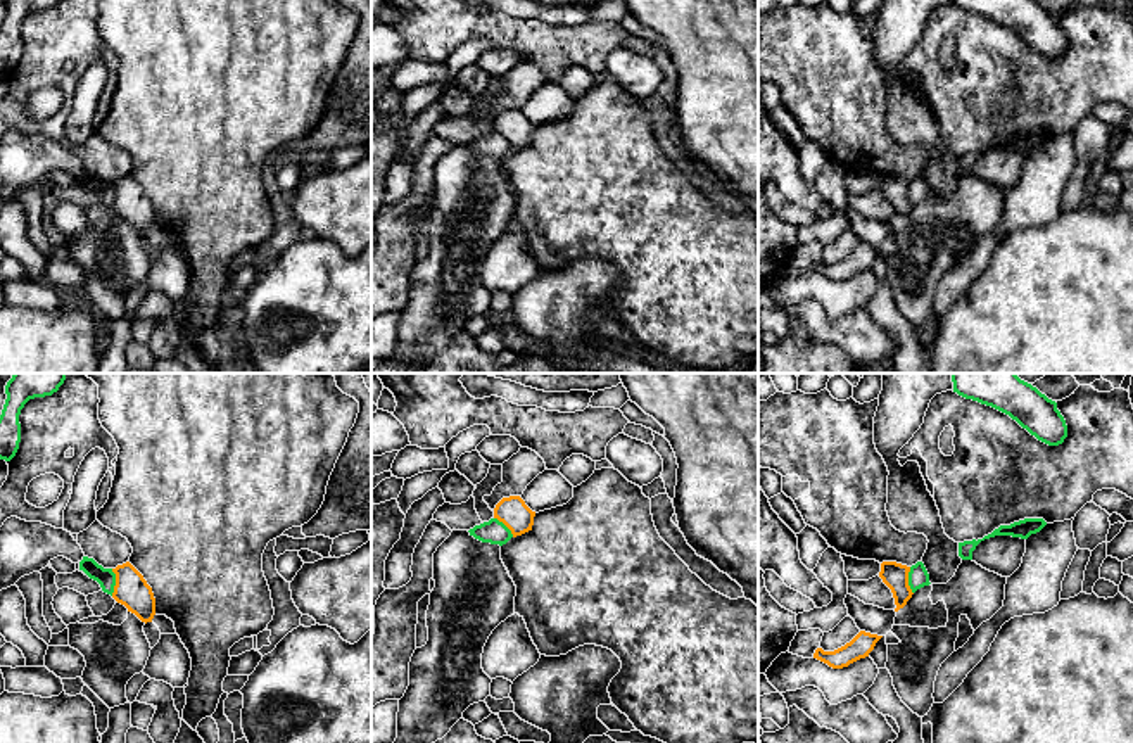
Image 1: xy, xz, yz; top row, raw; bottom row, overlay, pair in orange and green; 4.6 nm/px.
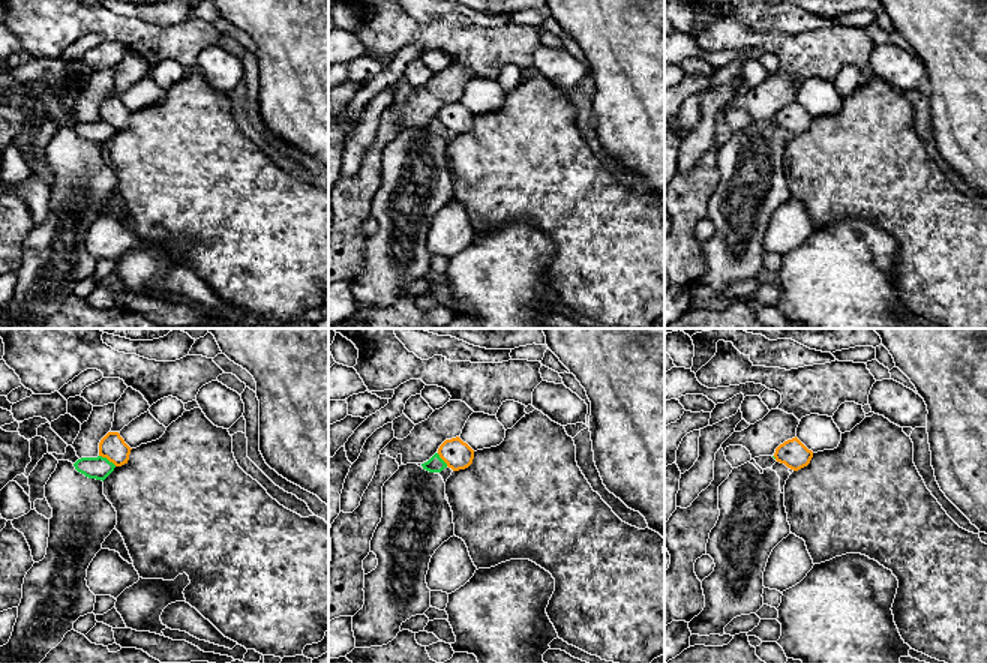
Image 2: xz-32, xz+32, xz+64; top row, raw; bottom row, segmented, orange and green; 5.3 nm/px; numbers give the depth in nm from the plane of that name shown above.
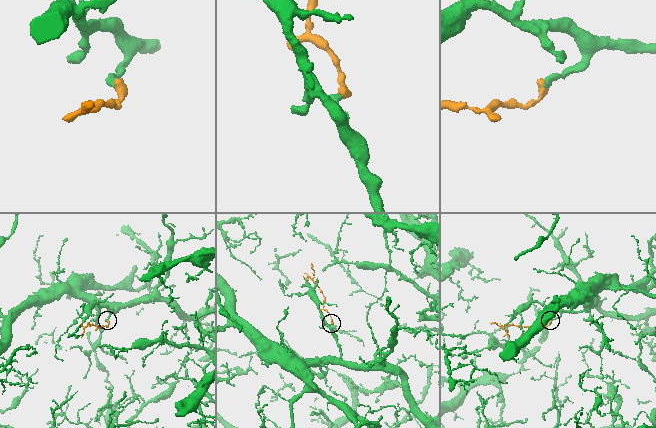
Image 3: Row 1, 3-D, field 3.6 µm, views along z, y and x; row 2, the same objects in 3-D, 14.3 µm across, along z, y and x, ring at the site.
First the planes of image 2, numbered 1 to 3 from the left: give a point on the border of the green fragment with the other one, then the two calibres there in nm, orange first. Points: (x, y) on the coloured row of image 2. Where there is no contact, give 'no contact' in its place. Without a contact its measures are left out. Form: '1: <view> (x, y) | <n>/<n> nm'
1: xz-32 (108, 459) | 140/120 nm
2: xz+32 (441, 458) | 160/90 nm
3: no contact

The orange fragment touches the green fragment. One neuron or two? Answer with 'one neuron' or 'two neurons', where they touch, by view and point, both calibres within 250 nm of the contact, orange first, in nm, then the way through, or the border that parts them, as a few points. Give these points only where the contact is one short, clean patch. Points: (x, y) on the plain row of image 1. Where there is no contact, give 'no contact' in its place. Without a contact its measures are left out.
two neurons; meets orange in xy at (116, 196); 160 nm thick on the orange side, 90 nm on the other; border along xy (111, 182), (114, 187), (113, 208)

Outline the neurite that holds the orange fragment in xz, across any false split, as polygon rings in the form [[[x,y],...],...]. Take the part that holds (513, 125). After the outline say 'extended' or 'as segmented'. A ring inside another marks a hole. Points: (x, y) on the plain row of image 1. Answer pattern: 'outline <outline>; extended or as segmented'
outline [[[520,109],[503,111],[494,121],[494,131],[503,135],[513,150],[532,143],[535,124]]]; as segmented

